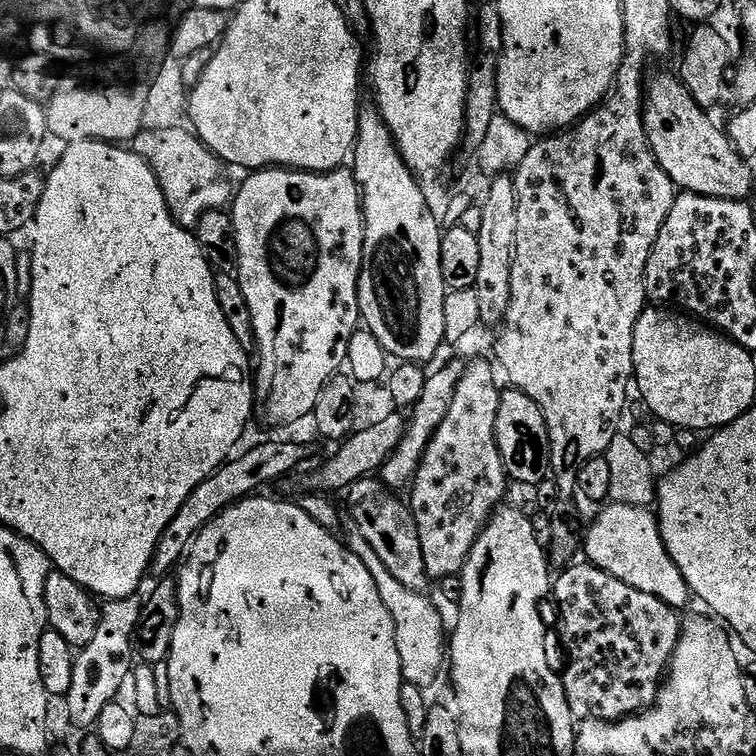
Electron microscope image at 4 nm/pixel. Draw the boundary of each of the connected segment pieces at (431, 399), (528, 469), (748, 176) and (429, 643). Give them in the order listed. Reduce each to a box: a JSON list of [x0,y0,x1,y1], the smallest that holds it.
[[382,360,465,490],[496,390,550,484],[643,75,752,201],[375,570,446,686]]

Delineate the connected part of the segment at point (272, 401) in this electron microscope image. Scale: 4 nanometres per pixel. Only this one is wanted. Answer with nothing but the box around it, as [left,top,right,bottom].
[230,166,364,424]

